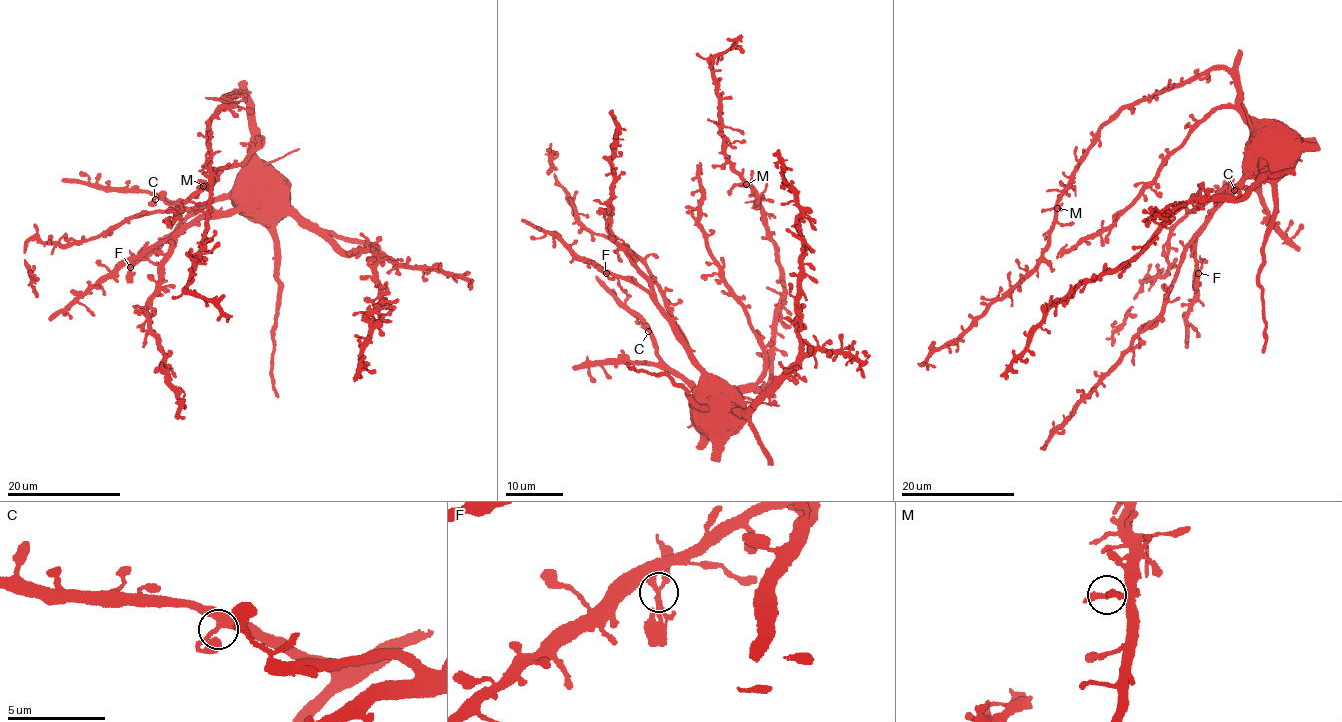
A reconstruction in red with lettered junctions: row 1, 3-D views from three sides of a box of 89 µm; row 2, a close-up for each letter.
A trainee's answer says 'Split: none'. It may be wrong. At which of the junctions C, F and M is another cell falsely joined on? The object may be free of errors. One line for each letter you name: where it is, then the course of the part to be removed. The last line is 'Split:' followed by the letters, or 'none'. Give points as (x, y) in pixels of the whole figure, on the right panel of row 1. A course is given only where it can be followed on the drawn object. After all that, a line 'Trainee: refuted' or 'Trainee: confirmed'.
F: (1198, 273) | (1197, 272), (1201, 265), (1199, 256)
Split: F
Trainee: refuted

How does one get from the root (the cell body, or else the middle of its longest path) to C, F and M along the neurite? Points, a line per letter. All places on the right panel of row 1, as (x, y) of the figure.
C: (1236, 86), (1237, 109), (1254, 131), (1265, 159), (1255, 185), (1234, 190)
F: (1236, 86), (1237, 109), (1251, 128), (1250, 152), (1241, 180), (1215, 203), (1200, 227), (1195, 249), (1197, 272)
M: (1236, 86), (1235, 79), (1222, 68), (1208, 69), (1162, 89), (1138, 103), (1121, 107), (1100, 130), (1057, 208)

